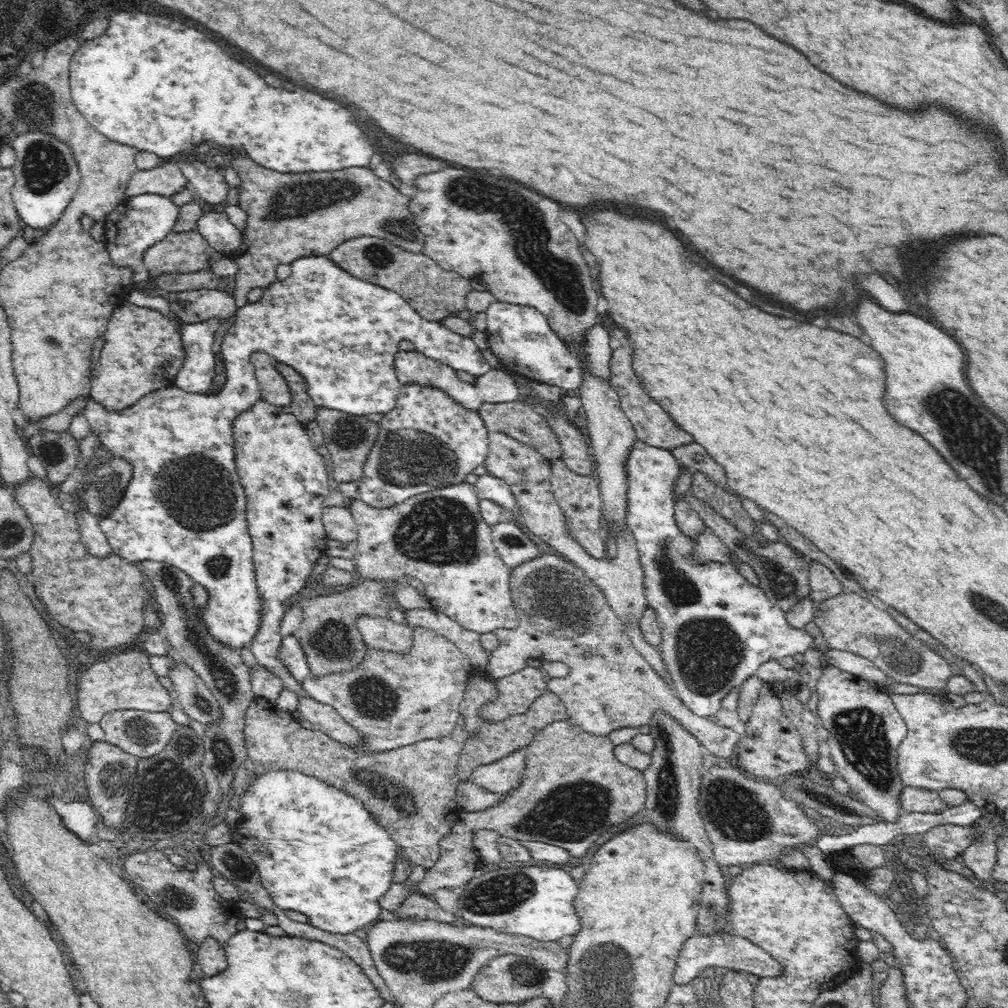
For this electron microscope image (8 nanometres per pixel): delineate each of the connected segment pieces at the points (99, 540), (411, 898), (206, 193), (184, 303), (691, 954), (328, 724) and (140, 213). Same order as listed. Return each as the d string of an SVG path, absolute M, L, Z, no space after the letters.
M83 483L77 491L72 494L75 498L75 515L77 523L79 524L79 531L81 534L81 540L86 545L86 549L92 553L95 557L105 557L108 553L112 552L110 543L108 542L106 535L102 532L99 525L98 515L92 513L82 496L86 494L87 486Z
M413 890L404 902L392 912L399 919L432 919L452 923L457 918L455 913L444 910L431 896L424 895L418 890Z
M181 160L178 164L190 184L198 186L198 194L210 202L220 204L228 197L229 185L223 177L221 168L208 168L204 162Z
M220 290L178 292L176 302L170 303L170 307L184 323L217 320L221 324L232 320L239 309L234 295Z
M722 931L721 933L712 933L711 935L692 936L690 940L684 942L680 956L676 958L676 968L678 967L678 976L676 976L675 984L692 985L697 981L694 976L700 976L696 966L714 966L724 967L732 971L741 971L746 974L752 973L759 977L774 977L780 976L783 972L781 964L774 960L768 952L760 948L757 944L750 942L746 937L736 935L731 931Z
M299 697L299 714L313 724L313 728L333 738L338 743L356 745L360 733L348 724L334 707L322 704L312 697Z
M144 193L138 196L129 196L124 204L117 206L117 209L124 216L122 222L126 222L126 224L130 222L130 226L134 222L134 226L130 230L126 230L124 234L108 234L105 236L105 247L109 251L115 266L130 268L130 271L134 271L133 289L143 292L144 288L150 285L150 278L142 254L148 247L154 246L155 243L160 242L173 232L179 216L179 207L171 202L171 198L164 195Z

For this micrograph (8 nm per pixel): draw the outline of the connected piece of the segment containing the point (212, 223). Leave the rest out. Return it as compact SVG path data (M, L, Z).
M206 209L198 219L196 229L204 235L213 250L230 253L240 248L242 232L230 222L226 211Z

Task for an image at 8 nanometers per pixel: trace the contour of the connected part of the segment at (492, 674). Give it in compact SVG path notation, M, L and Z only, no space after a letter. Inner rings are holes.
M542 554L528 562L516 566L511 570L510 586L513 595L513 606L518 614L516 629L499 629L494 632L500 646L488 655L485 671L490 678L501 680L512 676L527 667L528 658L539 659L544 663L564 662L570 673L566 678L548 678L547 689L560 696L567 706L567 719L580 730L588 734L608 736L610 732L620 728L639 728L641 725L651 724L653 714L658 711L670 713L674 719L680 721L682 727L690 731L700 740L709 756L716 757L716 761L733 759L736 747L743 737L730 727L718 724L714 719L699 716L686 706L683 700L675 694L673 686L668 684L657 671L646 661L633 646L629 636L625 633L623 621L616 615L604 593L594 586L590 577L565 557Z

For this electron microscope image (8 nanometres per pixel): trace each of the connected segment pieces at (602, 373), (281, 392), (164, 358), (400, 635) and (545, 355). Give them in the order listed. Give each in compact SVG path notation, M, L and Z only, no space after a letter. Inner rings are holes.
M591 326L587 330L583 352L585 352L585 358L587 358L585 364L587 370L593 376L608 380L612 350L610 350L610 336L604 332L602 326Z
M260 351L252 357L251 364L254 365L263 400L270 405L290 408L290 389L285 378L272 366L272 356Z
M124 300L122 308L118 308L108 324L106 332L106 348L100 354L100 366L95 364L88 398L94 399L107 410L120 412L138 402L143 395L162 387L174 385L174 378L181 369L186 358L184 343L181 341L180 323L160 314L157 310L140 307Z
M360 616L356 620L356 629L362 634L366 645L376 651L404 654L413 646L411 631L391 619Z
M500 302L486 311L488 342L507 372L514 372L527 380L551 384L566 390L577 389L584 381L585 370L573 347L552 329L548 317L532 306Z

